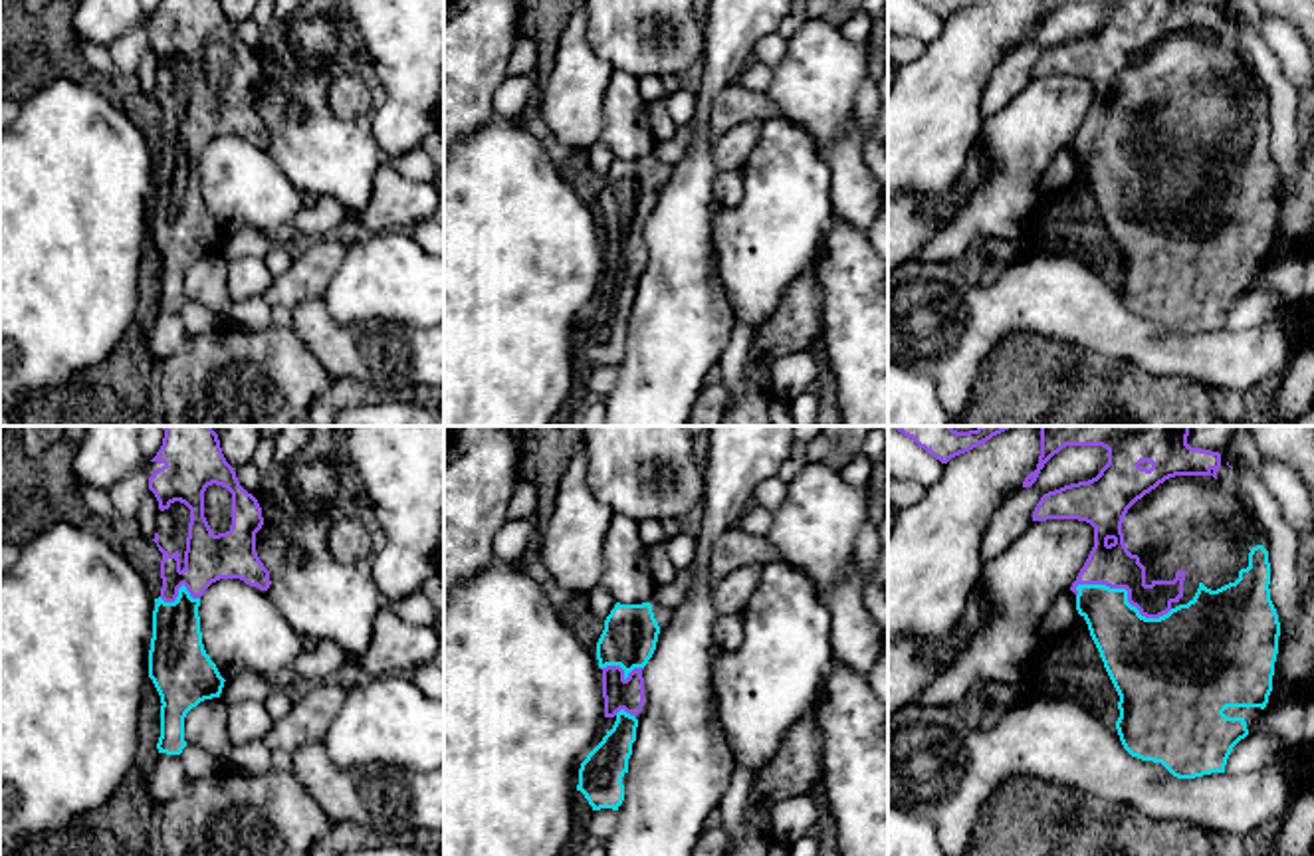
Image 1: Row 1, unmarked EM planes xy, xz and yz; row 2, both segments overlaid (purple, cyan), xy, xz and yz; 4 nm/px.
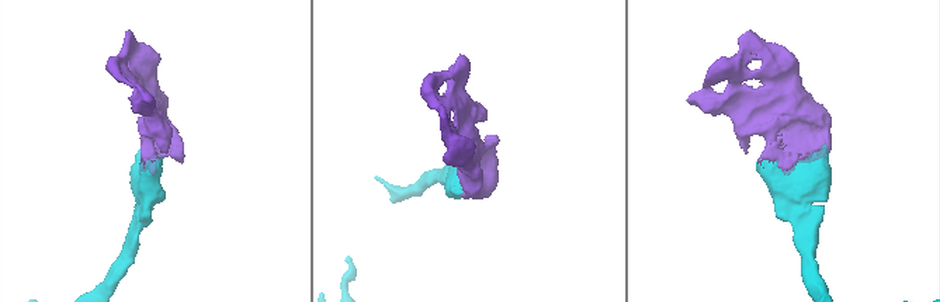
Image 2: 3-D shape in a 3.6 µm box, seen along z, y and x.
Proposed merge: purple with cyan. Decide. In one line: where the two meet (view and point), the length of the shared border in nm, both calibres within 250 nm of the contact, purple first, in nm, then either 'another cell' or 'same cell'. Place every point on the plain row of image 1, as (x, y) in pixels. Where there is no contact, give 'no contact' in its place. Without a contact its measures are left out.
meets purple in yz at (1128, 149); contact 400 nm long; 170 nm thick on the purple side, 300 nm on the other; same cell

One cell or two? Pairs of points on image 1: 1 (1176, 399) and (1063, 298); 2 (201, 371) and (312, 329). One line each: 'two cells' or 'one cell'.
1: two cells
2: two cells

